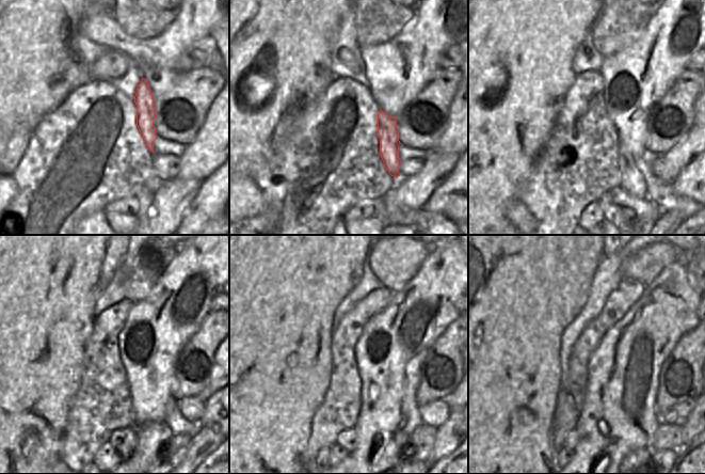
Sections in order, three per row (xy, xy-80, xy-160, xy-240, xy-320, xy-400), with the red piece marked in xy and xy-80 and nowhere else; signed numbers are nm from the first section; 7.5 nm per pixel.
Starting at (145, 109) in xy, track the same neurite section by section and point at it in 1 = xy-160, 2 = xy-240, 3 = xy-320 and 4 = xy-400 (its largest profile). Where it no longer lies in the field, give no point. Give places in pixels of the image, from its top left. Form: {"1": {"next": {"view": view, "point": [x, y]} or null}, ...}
{"1": {"next": {"view": "xy-160", "point": [631, 180]}}, "2": {"next": {"view": "xy-240", "point": [158, 432]}}, "3": {"next": {"view": "xy-320", "point": [402, 439]}}, "4": {"next": {"view": "xy-400", "point": [642, 452]}}}

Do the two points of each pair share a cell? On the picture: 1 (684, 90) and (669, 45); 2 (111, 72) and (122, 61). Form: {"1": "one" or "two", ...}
{"1": "two", "2": "one"}

